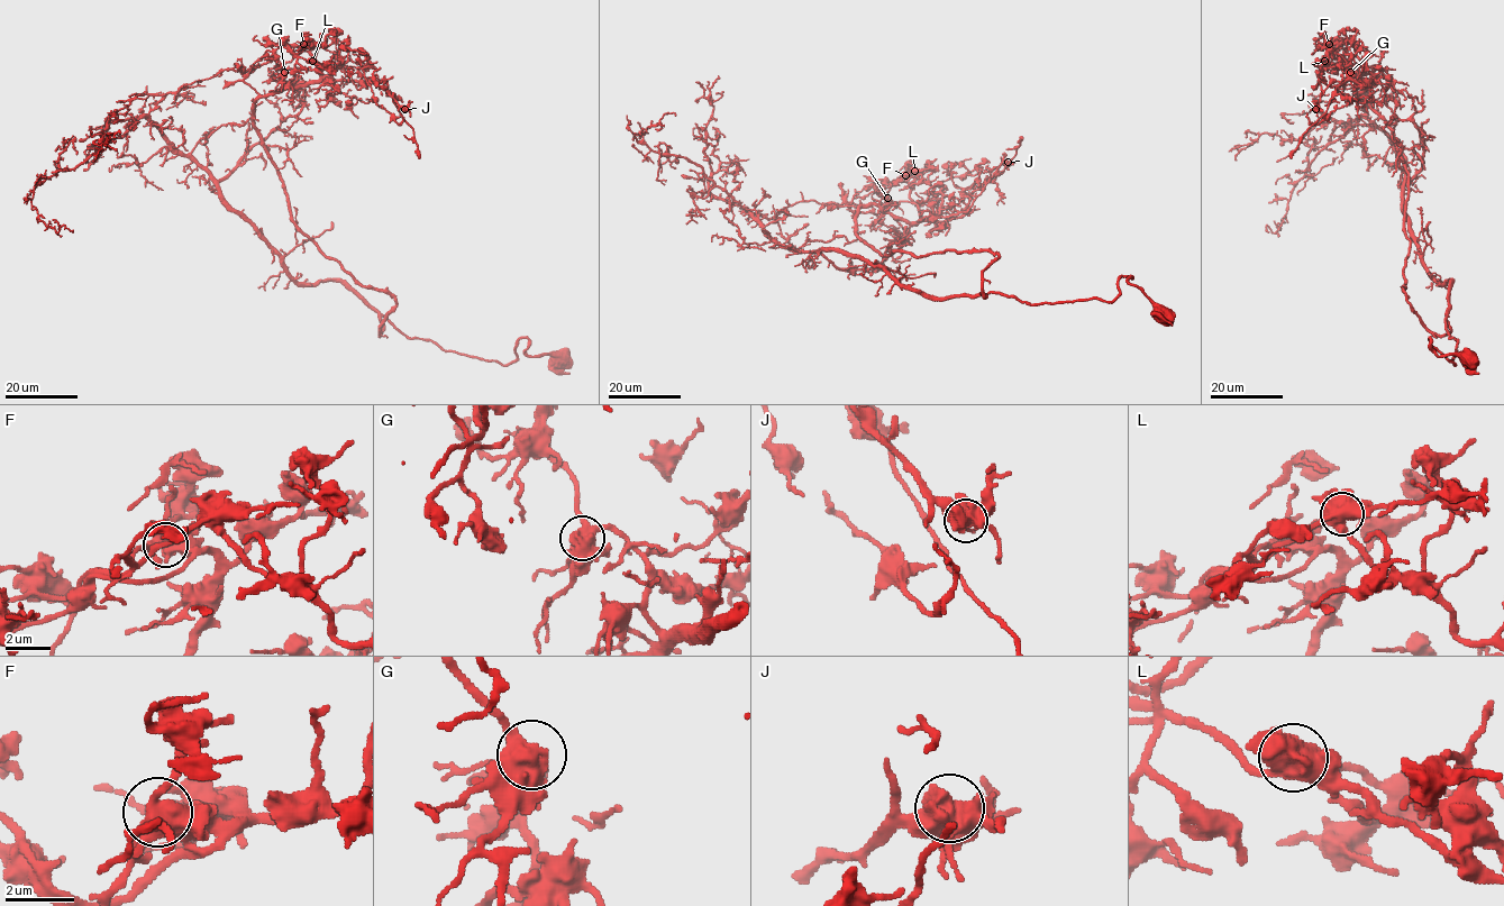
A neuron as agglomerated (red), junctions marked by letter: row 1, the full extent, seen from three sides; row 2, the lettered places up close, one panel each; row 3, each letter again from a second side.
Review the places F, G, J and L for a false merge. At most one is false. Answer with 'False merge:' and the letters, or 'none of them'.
False merge: L

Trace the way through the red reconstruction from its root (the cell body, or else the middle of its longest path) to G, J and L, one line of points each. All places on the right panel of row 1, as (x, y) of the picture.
G: (1471, 358), (1439, 356), (1429, 338), (1455, 364), (1447, 316), (1431, 333), (1404, 292), (1406, 170), (1350, 72)
J: (1471, 358), (1431, 348), (1455, 364), (1451, 281), (1403, 208), (1423, 138), (1393, 85), (1333, 81), (1315, 109)
L: (1471, 358), (1407, 301), (1406, 170), (1345, 49), (1324, 62)

